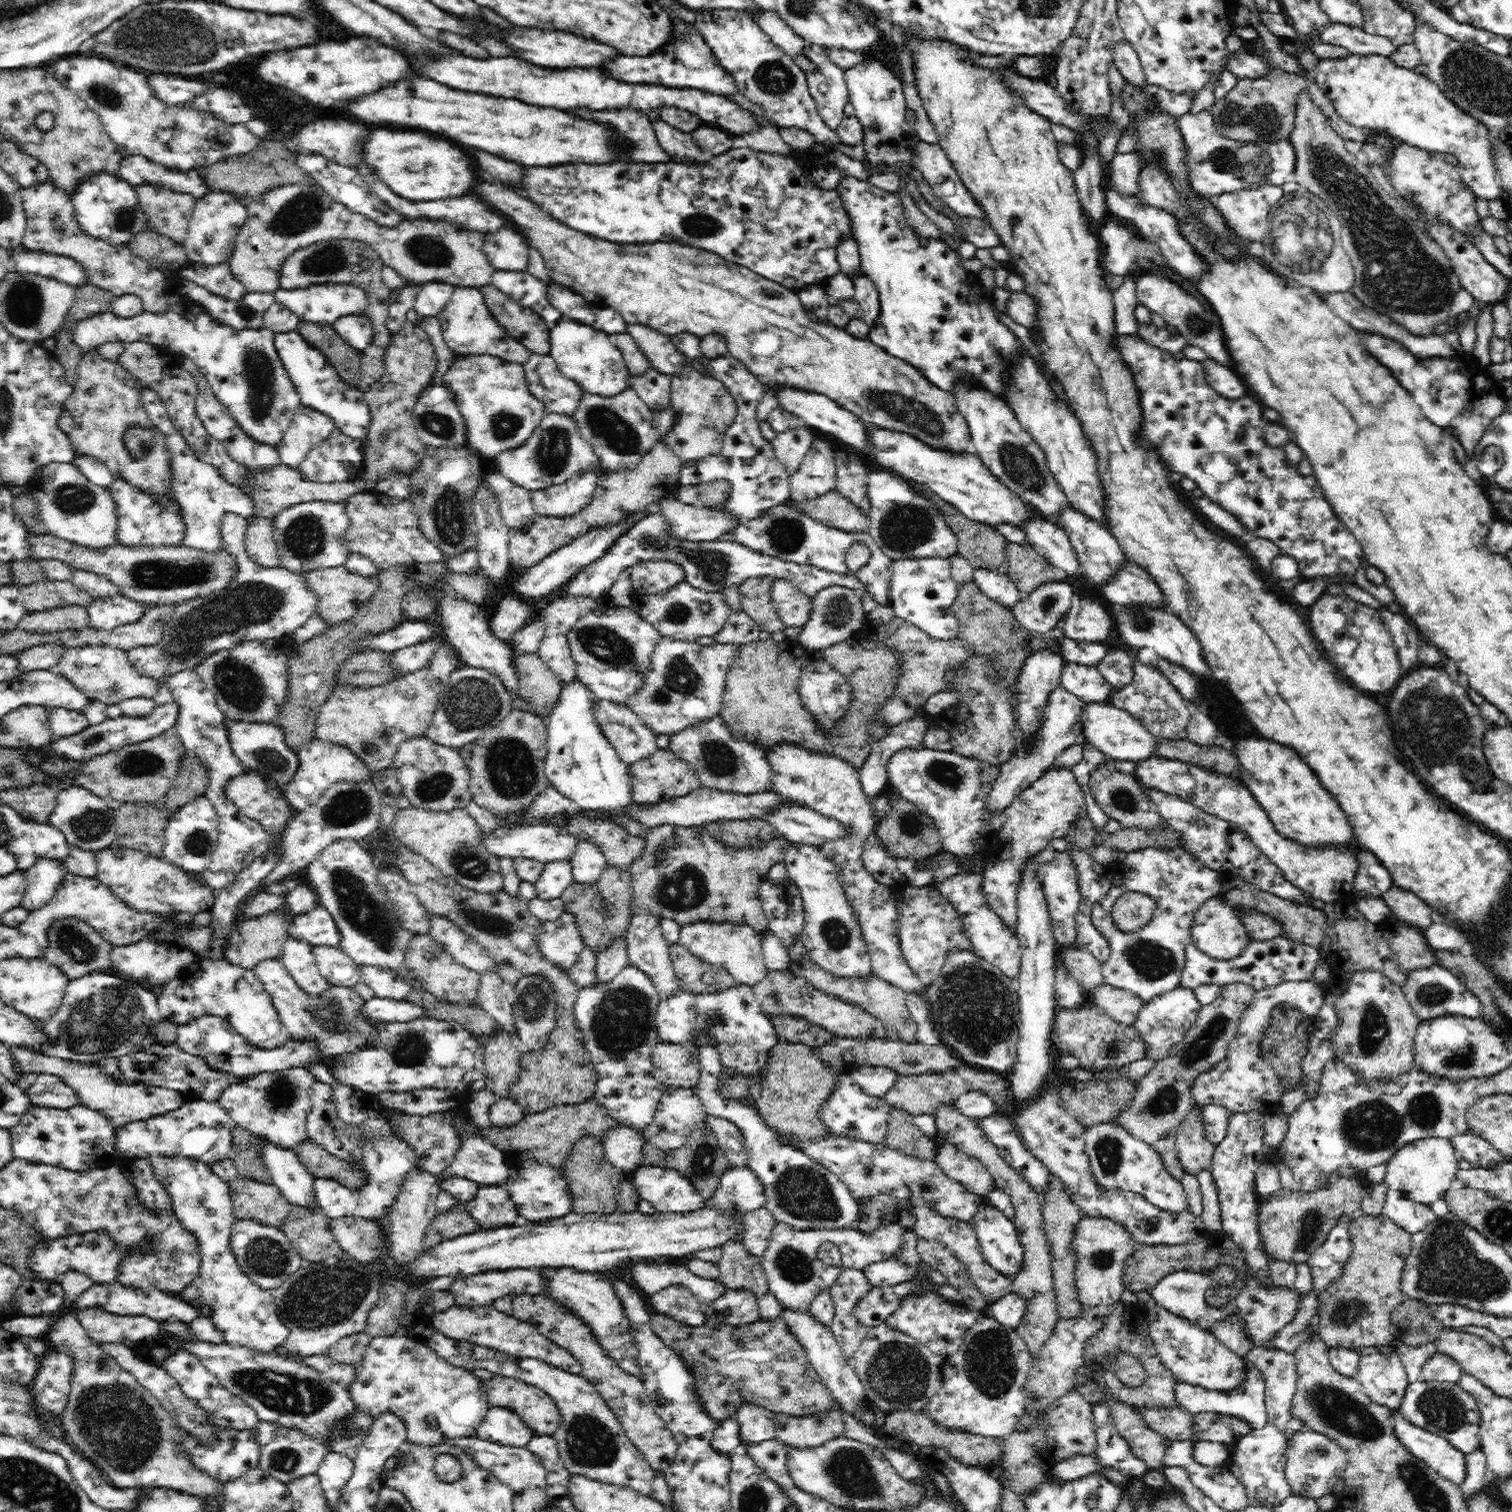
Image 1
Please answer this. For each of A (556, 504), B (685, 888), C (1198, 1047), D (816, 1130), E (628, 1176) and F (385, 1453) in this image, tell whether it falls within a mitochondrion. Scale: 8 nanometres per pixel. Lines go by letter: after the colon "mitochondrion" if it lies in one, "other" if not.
A: other
B: mitochondrion
C: mitochondrion
D: other
E: other
F: other

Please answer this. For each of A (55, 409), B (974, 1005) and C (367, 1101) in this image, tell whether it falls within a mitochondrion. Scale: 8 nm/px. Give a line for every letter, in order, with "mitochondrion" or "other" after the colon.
A: other
B: mitochondrion
C: other

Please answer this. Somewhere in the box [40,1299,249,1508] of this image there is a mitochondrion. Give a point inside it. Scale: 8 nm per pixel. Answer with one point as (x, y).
(125, 1431)

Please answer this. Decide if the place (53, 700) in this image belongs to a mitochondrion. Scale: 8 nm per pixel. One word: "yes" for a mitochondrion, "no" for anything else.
no

